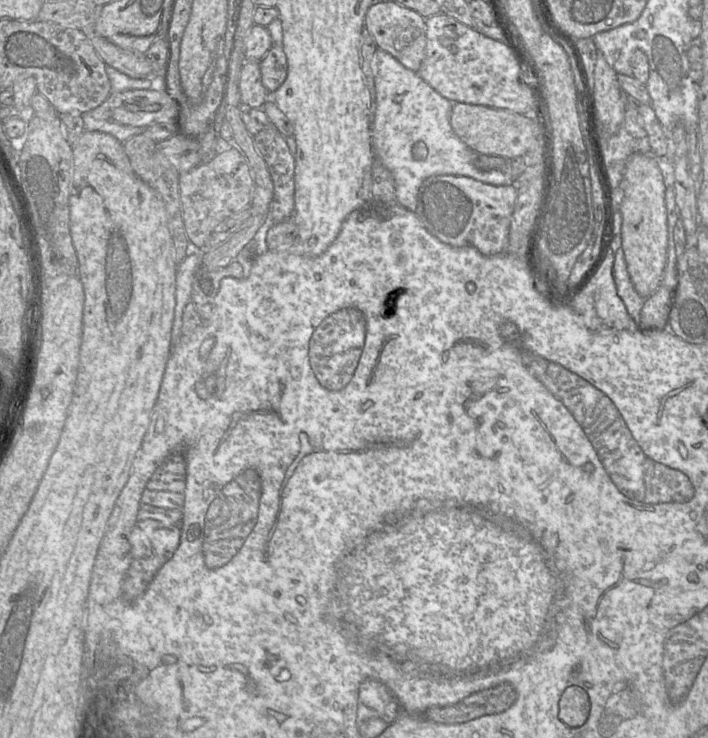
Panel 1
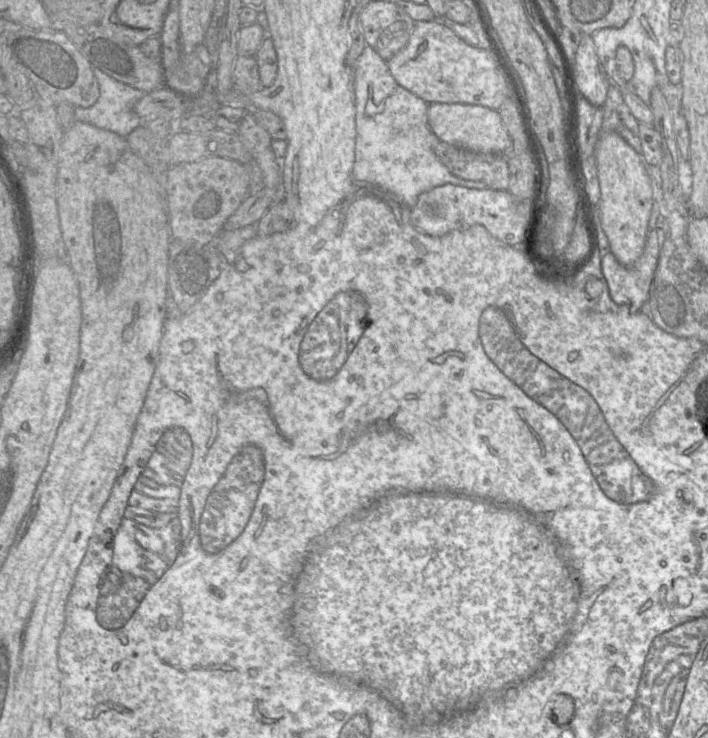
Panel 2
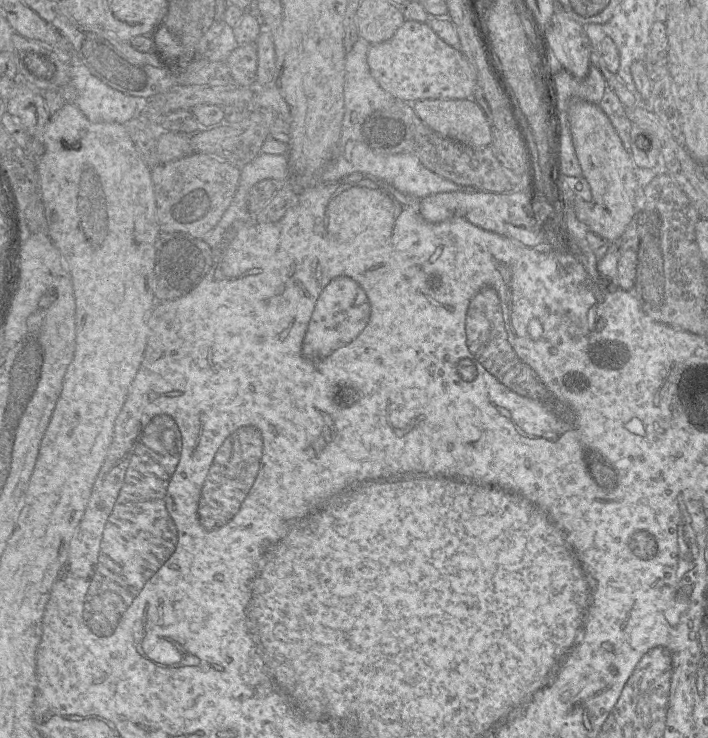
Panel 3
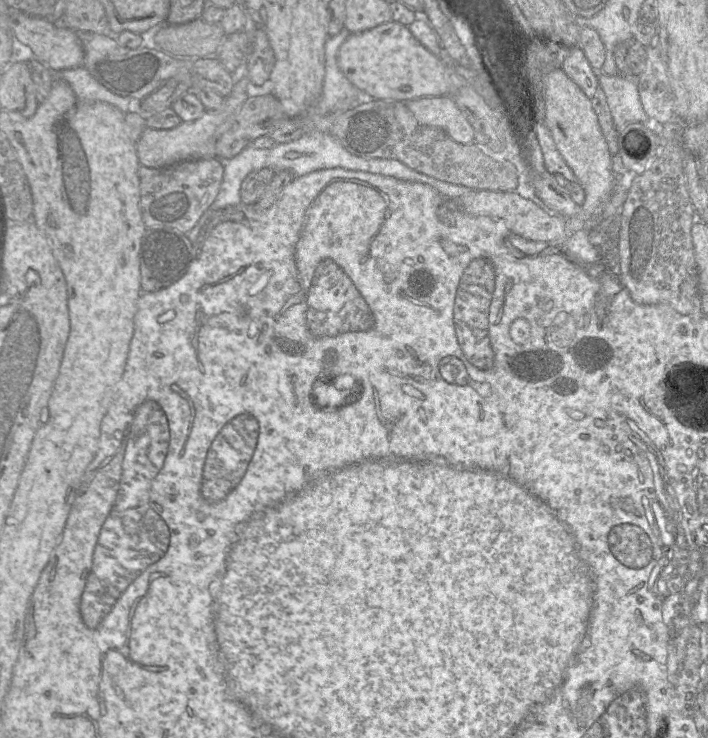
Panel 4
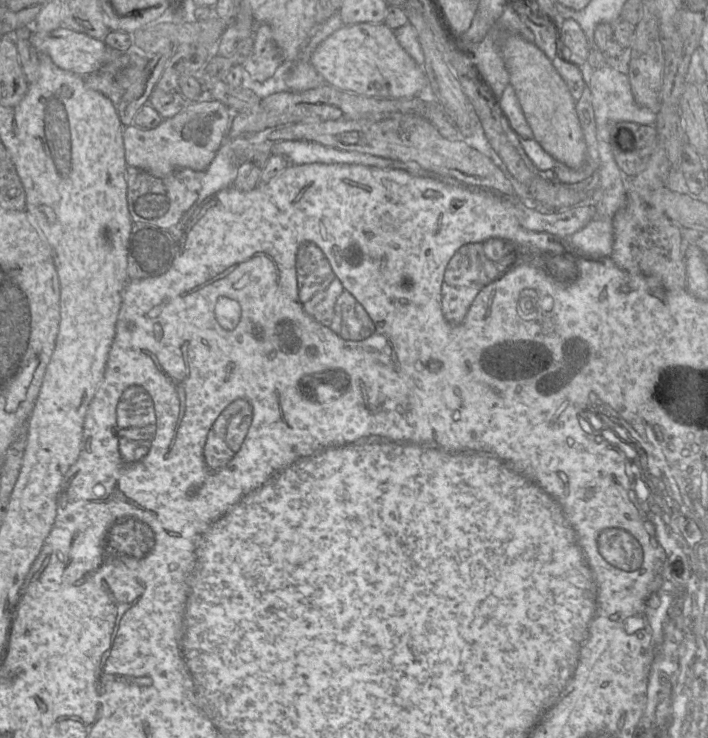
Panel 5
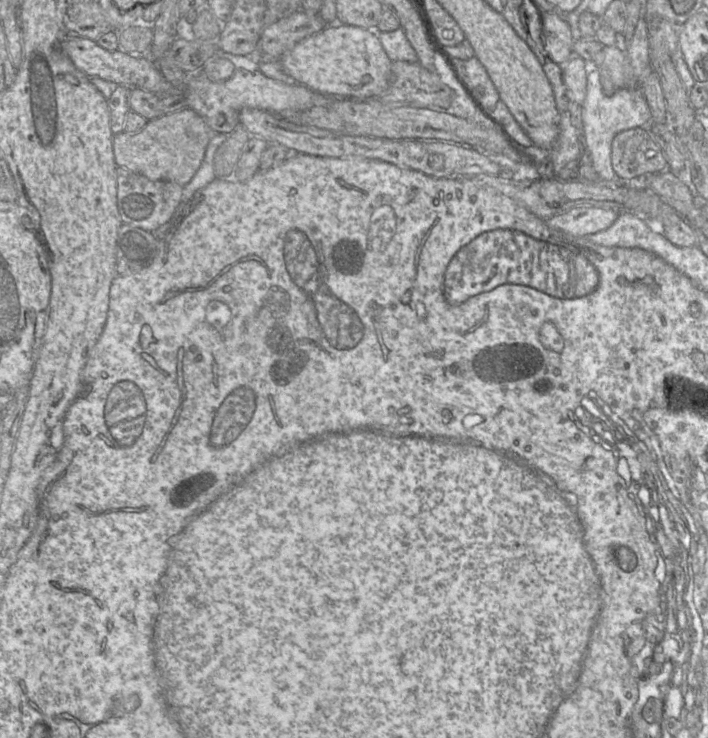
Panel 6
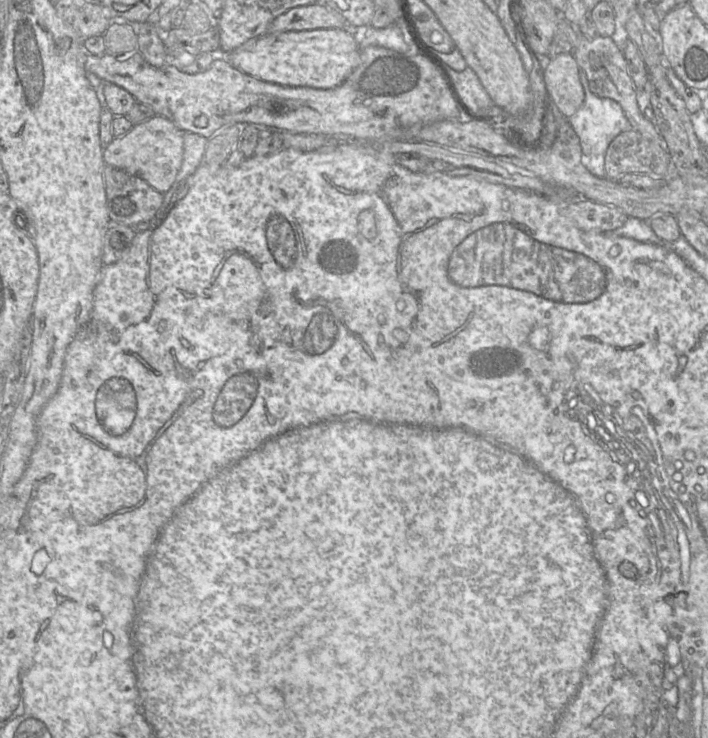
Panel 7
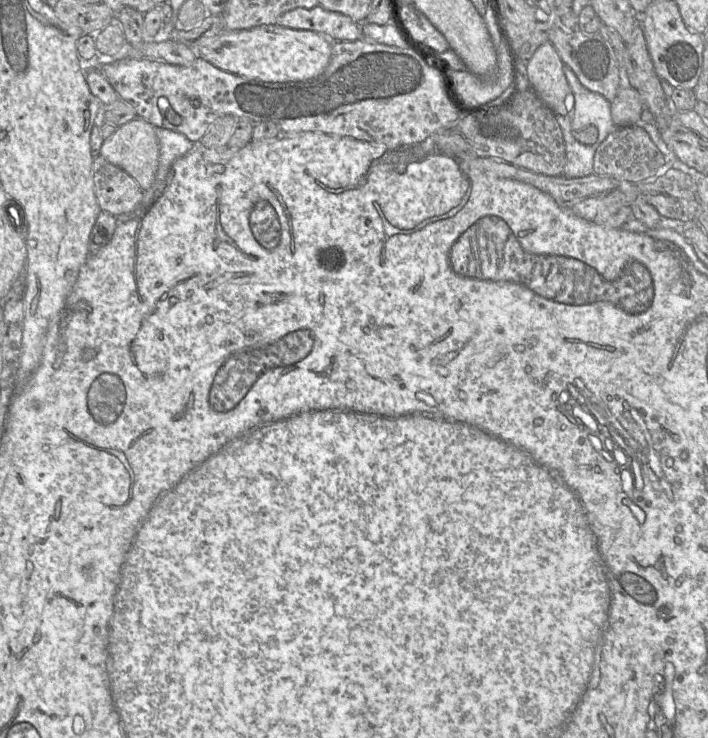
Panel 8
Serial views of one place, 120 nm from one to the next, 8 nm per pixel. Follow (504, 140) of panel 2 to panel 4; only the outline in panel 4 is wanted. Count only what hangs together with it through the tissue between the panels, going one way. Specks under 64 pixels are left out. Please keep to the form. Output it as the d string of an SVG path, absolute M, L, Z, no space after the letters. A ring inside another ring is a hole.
M451 96L417 98L405 103L420 123L443 130L458 143L475 142L473 127Z

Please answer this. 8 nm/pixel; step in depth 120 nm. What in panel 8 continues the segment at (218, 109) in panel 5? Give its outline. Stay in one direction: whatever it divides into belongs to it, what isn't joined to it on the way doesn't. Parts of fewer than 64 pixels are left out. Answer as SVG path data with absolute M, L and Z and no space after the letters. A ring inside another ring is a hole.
M141 118L133 119L118 127L109 138L104 140L98 155L127 172L143 191L149 189L155 181L159 165L159 142L155 126Z

